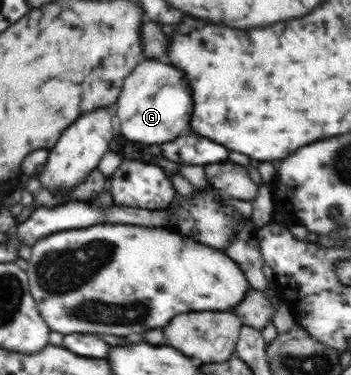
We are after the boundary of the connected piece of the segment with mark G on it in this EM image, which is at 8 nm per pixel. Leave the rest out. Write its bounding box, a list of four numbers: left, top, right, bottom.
[116,59,190,144]

